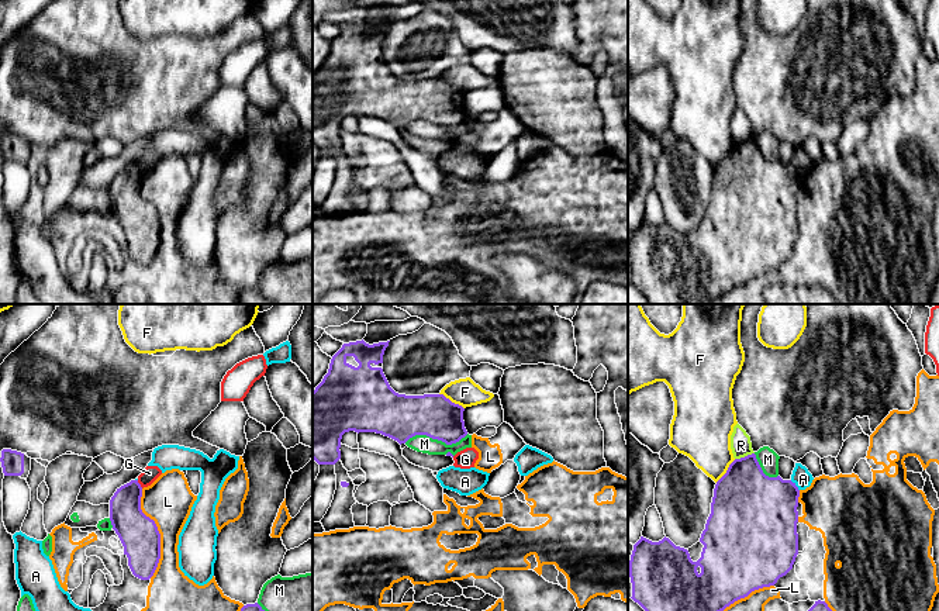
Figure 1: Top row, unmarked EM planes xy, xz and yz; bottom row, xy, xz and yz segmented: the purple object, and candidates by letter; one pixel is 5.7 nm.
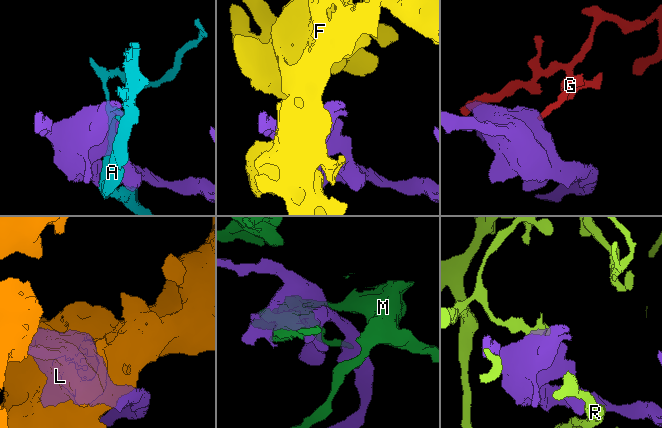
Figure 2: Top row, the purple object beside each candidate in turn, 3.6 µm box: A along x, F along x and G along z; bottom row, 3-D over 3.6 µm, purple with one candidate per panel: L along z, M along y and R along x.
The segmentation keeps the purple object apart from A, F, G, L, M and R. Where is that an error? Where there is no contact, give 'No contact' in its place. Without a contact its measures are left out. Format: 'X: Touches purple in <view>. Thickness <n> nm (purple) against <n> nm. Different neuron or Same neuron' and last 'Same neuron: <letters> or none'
A: Touches purple in yz. Thickness 420 nm (purple) against 110 nm. Different neuron
F: Touches purple in xz. Thickness 240 nm (purple) against 160 nm. Different neuron
G: Touches purple in xy. Thickness 200 nm (purple) against 90 nm. Different neuron
L: Touches purple in xy. Thickness 220 nm (purple) against 280 nm. Different neuron
M: Touches purple in xz. Thickness 260 nm (purple) against 100 nm. Different neuron
R: Touches purple in yz. Thickness 380 nm (purple) against 120 nm. Different neuron
Same neuron: none

